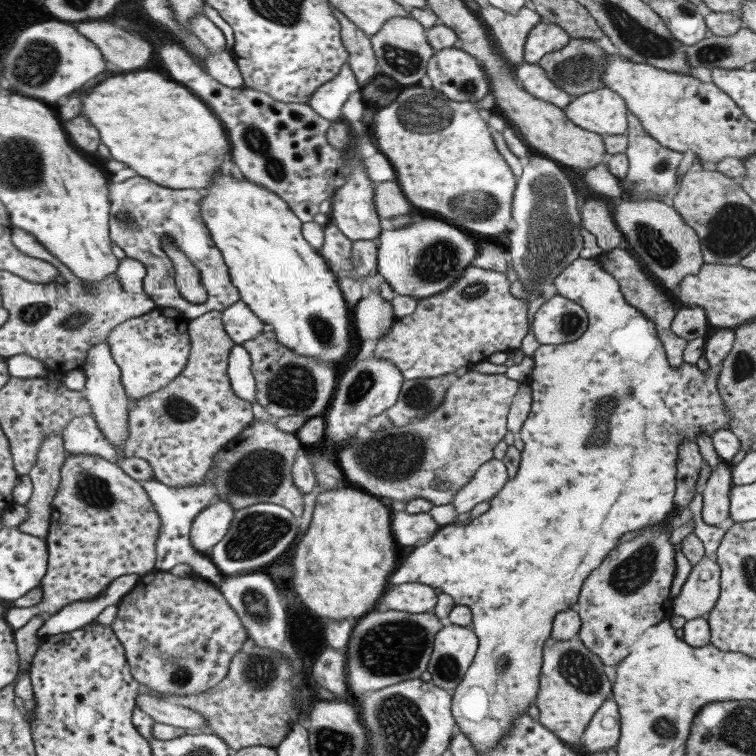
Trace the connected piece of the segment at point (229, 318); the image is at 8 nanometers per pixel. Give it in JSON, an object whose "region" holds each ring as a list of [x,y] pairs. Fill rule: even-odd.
{"region":[[[240,300],[223,310],[223,320],[229,336],[236,344],[243,345],[248,340],[257,338],[268,328],[246,302]]]}

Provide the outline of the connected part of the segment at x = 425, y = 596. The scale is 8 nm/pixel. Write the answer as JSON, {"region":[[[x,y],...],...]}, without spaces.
{"region":[[[405,583],[391,586],[376,604],[375,610],[400,610],[413,614],[433,613],[438,603],[435,588],[428,584]]]}

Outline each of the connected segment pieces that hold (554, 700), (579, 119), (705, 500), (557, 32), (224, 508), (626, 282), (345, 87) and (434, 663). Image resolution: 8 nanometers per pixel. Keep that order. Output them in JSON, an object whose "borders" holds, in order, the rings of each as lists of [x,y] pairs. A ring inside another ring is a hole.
{"borders":[[[[552,640],[545,645],[544,668],[541,673],[540,694],[536,699],[537,708],[540,712],[540,721],[557,733],[564,741],[581,745],[584,742],[585,728],[591,720],[595,711],[603,704],[603,701],[611,694],[611,684],[601,672],[601,662],[599,657],[591,654],[585,648],[585,643],[581,640]]],[[[607,87],[575,97],[565,112],[577,126],[598,135],[623,135],[628,128],[629,110],[623,97]]],[[[720,459],[710,474],[702,478],[701,520],[707,526],[719,526],[730,518],[728,494],[733,485],[730,466]]],[[[547,21],[541,22],[530,32],[524,60],[527,63],[538,63],[545,55],[565,48],[571,40],[563,27]]],[[[216,499],[196,517],[192,527],[193,546],[210,555],[212,548],[225,537],[235,519],[236,508],[227,499]]],[[[617,247],[611,250],[602,252],[595,255],[594,260],[599,261],[601,267],[605,268],[618,282],[620,291],[624,295],[624,299],[628,301],[633,308],[640,309],[651,322],[653,322],[656,328],[658,339],[661,341],[666,359],[668,360],[671,368],[678,368],[680,364],[683,364],[682,352],[686,345],[686,340],[683,340],[680,336],[673,334],[670,329],[672,318],[674,317],[675,306],[669,302],[669,298],[657,288],[657,284],[653,282],[652,277],[647,277],[645,271],[643,272],[643,265],[639,260],[627,249],[619,249]]],[[[347,64],[333,80],[314,92],[308,104],[326,119],[333,122],[341,121],[343,106],[351,98],[351,95],[359,90],[361,90],[361,86],[356,74],[351,65]]],[[[445,623],[436,636],[428,667],[436,685],[454,692],[476,659],[480,640],[472,626]]]]}

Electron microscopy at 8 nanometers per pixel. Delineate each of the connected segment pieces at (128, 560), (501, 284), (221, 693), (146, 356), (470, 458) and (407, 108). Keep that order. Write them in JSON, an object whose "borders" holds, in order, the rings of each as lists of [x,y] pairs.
{"borders":[[[[69,455],[65,456],[66,461],[64,462],[62,468],[62,483],[58,488],[58,493],[52,502],[52,512],[51,512],[51,523],[50,523],[50,533],[46,538],[49,545],[49,568],[48,574],[45,575],[44,582],[41,584],[40,588],[43,592],[43,597],[37,605],[31,607],[14,607],[9,606],[8,613],[8,623],[16,631],[23,628],[24,625],[29,624],[35,616],[41,615],[45,617],[46,620],[50,616],[56,615],[62,608],[68,606],[68,604],[76,603],[80,600],[95,600],[99,599],[101,595],[107,592],[108,588],[111,586],[112,581],[119,579],[120,576],[125,576],[128,574],[146,575],[147,573],[155,572],[156,562],[157,562],[157,543],[160,539],[161,532],[161,516],[157,516],[157,509],[155,503],[151,500],[149,493],[145,490],[144,485],[131,478],[127,475],[127,472],[123,472],[123,468],[118,466],[118,463],[113,463],[112,461],[106,460],[101,456],[96,455]]],[[[469,265],[464,275],[451,287],[418,300],[413,314],[399,318],[392,331],[377,341],[374,356],[395,361],[404,373],[405,381],[409,381],[448,375],[467,364],[488,361],[495,352],[509,353],[520,349],[523,338],[529,334],[529,301],[516,297],[512,293],[512,284],[503,272]]],[[[253,639],[245,646],[251,648],[243,648],[233,657],[229,674],[215,688],[182,697],[165,695],[140,685],[140,694],[157,695],[173,704],[203,713],[208,720],[209,731],[223,737],[233,752],[261,745],[277,748],[299,722],[299,714],[292,704],[293,663],[284,654],[263,648]]],[[[157,306],[147,315],[126,320],[111,331],[108,343],[122,370],[122,381],[130,400],[137,401],[165,389],[189,364],[192,353],[190,318],[178,308]]],[[[469,371],[459,377],[445,395],[445,403],[423,419],[416,419],[403,428],[393,426],[380,430],[371,430],[364,426],[358,435],[345,447],[336,448],[337,464],[349,480],[350,486],[356,486],[365,492],[375,494],[379,499],[408,503],[411,500],[424,498],[433,501],[434,505],[452,504],[458,492],[471,483],[477,471],[485,463],[493,461],[495,447],[509,434],[507,416],[509,408],[526,382],[511,380],[504,372],[501,374],[483,374]]],[[[409,86],[403,88],[390,105],[369,117],[369,126],[378,142],[379,152],[385,153],[393,163],[398,184],[414,206],[449,218],[455,225],[467,226],[467,230],[473,230],[475,234],[497,236],[514,228],[513,203],[519,180],[515,178],[509,160],[501,156],[497,136],[493,136],[494,130],[489,127],[489,120],[481,116],[477,103],[451,100],[435,88]]]]}

